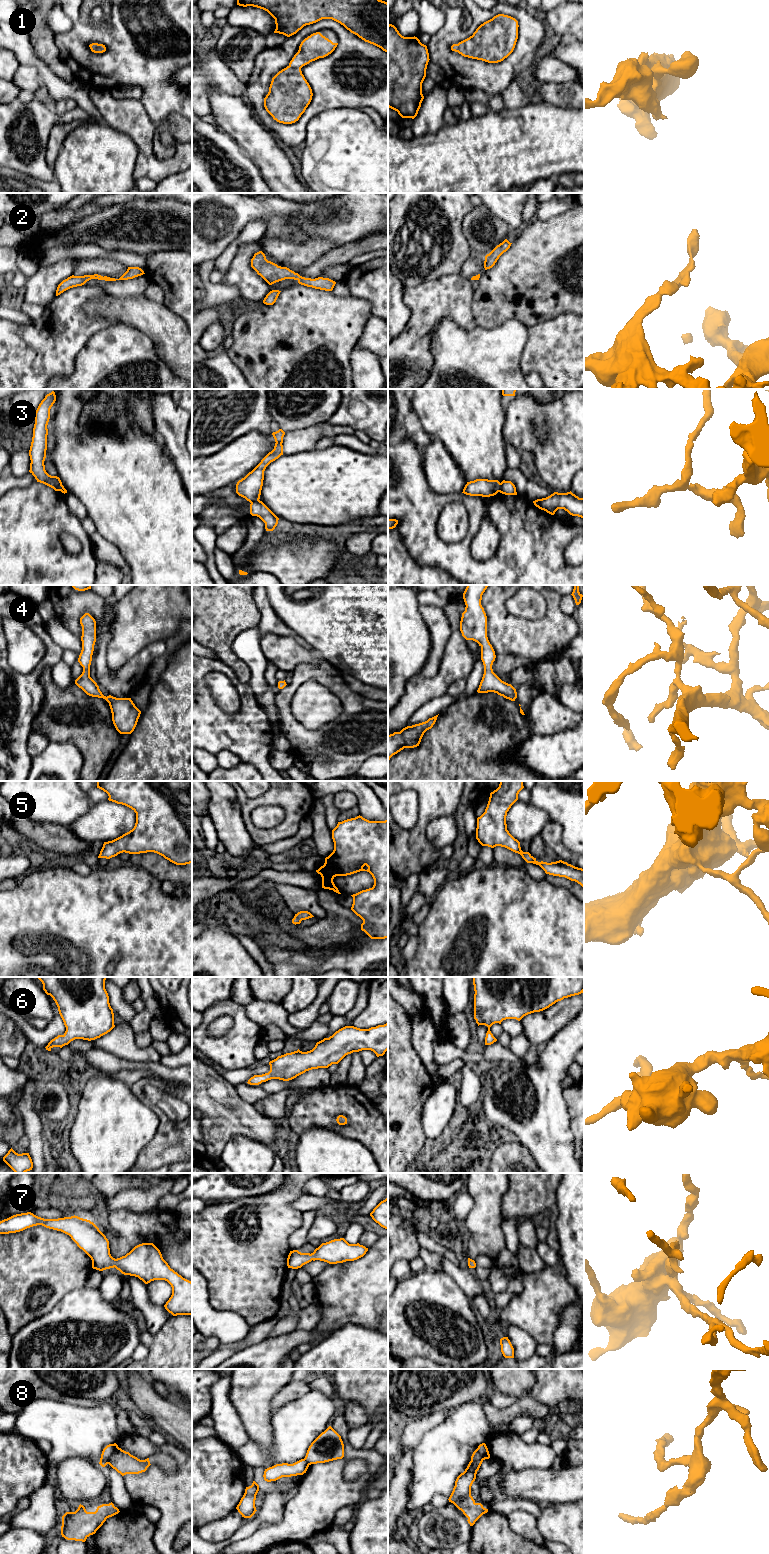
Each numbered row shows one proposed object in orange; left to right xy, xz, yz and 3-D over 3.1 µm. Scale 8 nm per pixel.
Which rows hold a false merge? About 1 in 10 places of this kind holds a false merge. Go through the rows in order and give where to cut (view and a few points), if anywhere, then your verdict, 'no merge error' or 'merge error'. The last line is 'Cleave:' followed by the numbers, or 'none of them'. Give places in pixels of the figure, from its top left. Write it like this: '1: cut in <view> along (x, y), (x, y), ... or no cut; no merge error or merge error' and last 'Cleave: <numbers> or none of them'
1: no cut; no merge error
2: no cut; no merge error
3: cut in yz along (500, 483), (498, 491); merge error
4: no cut; no merge error
5: no cut; no merge error
6: no cut; no merge error
7: no cut; no merge error
8: cut in xy along (113, 1444), (113, 1450), (107, 1463); merge error
Cleave: 3, 8

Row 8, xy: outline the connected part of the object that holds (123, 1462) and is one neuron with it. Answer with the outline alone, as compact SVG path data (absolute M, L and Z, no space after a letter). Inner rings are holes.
M113 1444L113 1452L110 1455L108 1464L122 1476L126 1474L139 1474L145 1472L151 1465L149 1458L140 1460Z

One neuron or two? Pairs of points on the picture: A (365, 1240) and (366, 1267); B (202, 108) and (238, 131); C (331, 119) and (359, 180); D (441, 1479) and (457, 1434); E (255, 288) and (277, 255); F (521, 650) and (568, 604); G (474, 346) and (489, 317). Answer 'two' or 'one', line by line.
A: two
B: two
C: one
D: one
E: two
F: two
G: two

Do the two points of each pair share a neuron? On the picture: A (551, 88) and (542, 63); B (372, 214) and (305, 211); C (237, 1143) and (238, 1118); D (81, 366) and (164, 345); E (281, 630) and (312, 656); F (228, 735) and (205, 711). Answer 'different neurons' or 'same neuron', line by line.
A: different neurons
B: same neuron
C: different neurons
D: different neurons
E: different neurons
F: same neuron

